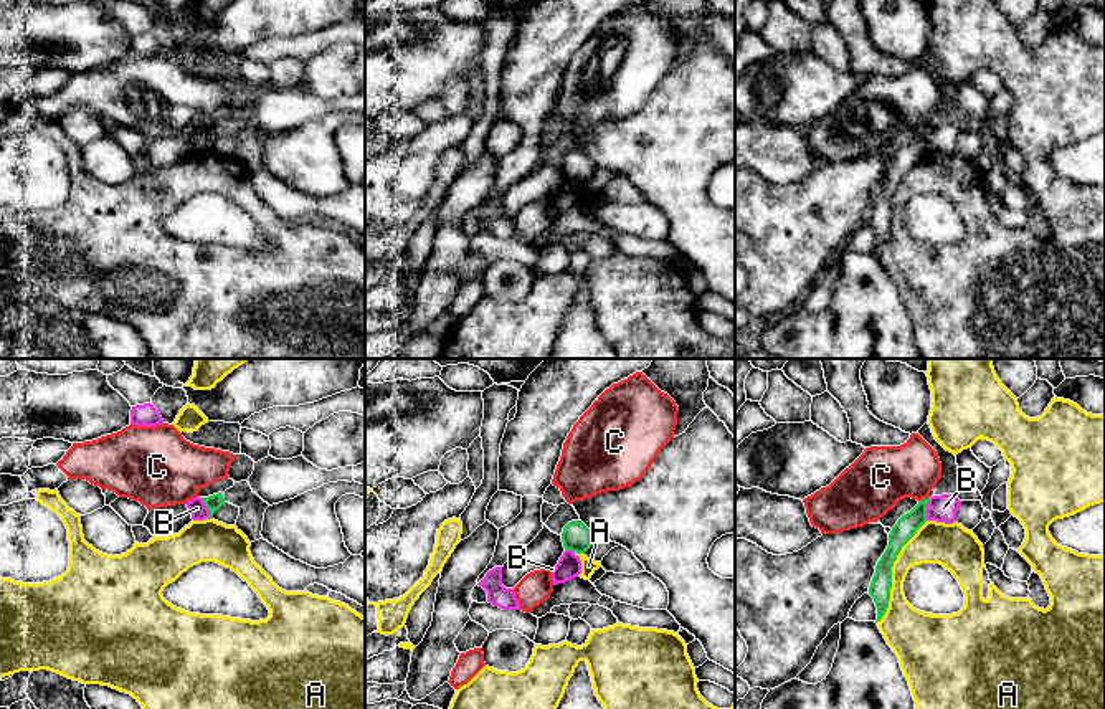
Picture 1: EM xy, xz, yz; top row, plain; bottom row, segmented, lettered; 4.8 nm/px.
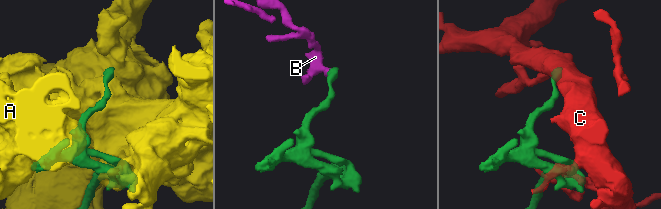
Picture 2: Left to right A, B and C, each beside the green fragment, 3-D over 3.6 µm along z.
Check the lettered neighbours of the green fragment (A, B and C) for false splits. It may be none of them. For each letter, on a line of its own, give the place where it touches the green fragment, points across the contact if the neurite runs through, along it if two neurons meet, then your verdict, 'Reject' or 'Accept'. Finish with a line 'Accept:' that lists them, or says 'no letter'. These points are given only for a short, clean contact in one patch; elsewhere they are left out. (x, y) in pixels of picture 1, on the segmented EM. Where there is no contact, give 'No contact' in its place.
A: Touches green at yz (891, 572). Reject
B: Touches green at yz (925, 509). Boundary: yz (929, 498), (925, 519). Reject
C: Touches green at yz (922, 499). Reject
Accept: no letter

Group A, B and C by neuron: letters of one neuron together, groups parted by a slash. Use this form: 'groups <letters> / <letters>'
groups A / B / C

